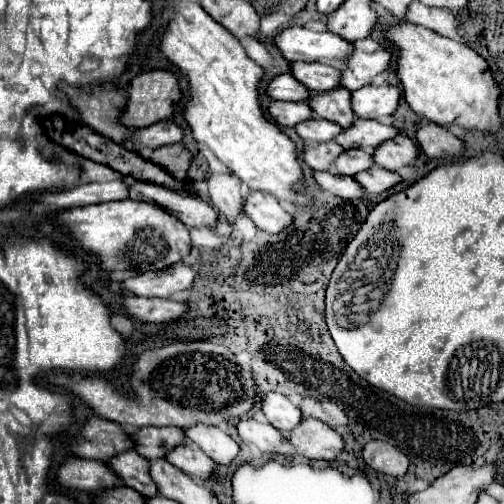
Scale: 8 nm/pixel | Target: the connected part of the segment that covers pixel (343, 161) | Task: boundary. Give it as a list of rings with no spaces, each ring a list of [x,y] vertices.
[[[350,149],[350,151],[344,151],[340,155],[340,161],[336,161],[336,169],[332,173],[338,173],[338,175],[358,175],[358,173],[370,169],[370,167],[374,167],[372,153],[360,151],[360,149]]]

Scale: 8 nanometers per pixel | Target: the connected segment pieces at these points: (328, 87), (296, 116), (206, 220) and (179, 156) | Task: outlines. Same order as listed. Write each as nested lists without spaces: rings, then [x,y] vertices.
[[[292,63],[292,75],[298,81],[304,81],[304,85],[308,85],[308,89],[312,89],[312,93],[324,93],[324,91],[332,91],[340,85],[340,71],[330,67],[330,65],[322,65],[322,63]]]
[[[272,101],[268,111],[270,111],[270,117],[274,117],[274,121],[278,121],[284,127],[294,127],[314,117],[314,111],[308,105],[300,105],[300,103]]]
[[[130,179],[130,199],[162,205],[168,213],[176,215],[188,227],[208,227],[210,229],[218,221],[216,209],[210,203],[200,201],[200,197],[182,197],[176,191],[170,191],[158,185],[148,185],[148,183]]]
[[[182,143],[166,145],[166,147],[160,147],[160,149],[154,149],[154,153],[152,153],[152,161],[156,161],[156,165],[164,165],[164,169],[168,169],[168,173],[172,173],[174,177],[180,177],[180,179],[186,177],[184,163],[186,163],[186,171],[188,171],[192,157],[194,155],[188,149],[184,153]]]

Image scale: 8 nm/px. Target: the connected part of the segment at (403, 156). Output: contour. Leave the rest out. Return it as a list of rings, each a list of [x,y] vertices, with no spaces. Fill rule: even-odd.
[[[396,137],[392,141],[386,141],[384,145],[380,145],[380,149],[374,151],[376,163],[388,171],[398,171],[406,165],[414,165],[418,159],[418,145],[414,139],[410,137]]]

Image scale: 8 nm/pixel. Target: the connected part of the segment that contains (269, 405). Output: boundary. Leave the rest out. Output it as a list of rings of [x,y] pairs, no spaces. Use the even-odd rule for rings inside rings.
[[[268,393],[264,397],[264,403],[262,403],[262,411],[266,415],[266,419],[276,427],[280,429],[284,435],[290,433],[296,425],[302,423],[304,415],[302,411],[286,397],[286,395],[280,395],[280,393]]]

